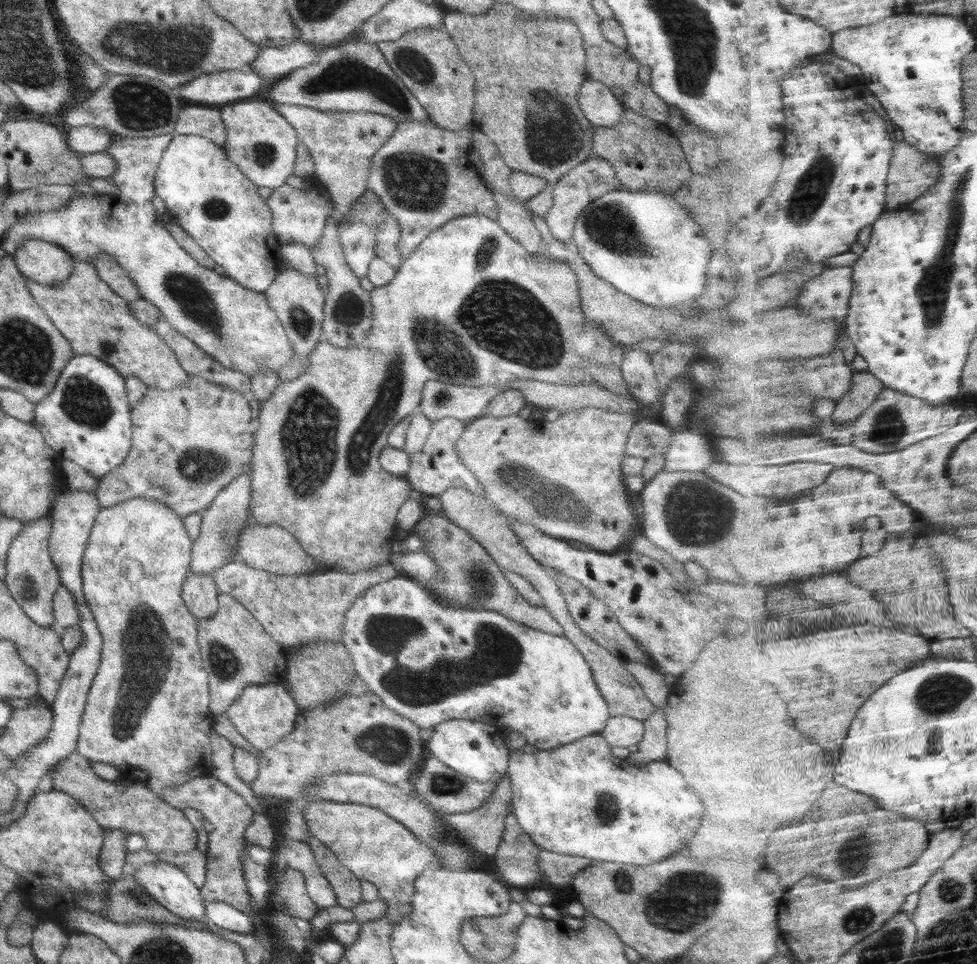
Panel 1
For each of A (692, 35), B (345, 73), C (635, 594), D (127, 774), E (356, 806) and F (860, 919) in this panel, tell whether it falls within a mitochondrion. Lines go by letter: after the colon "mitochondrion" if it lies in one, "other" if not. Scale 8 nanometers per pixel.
A: mitochondrion
B: mitochondrion
C: other
D: other
E: other
F: mitochondrion

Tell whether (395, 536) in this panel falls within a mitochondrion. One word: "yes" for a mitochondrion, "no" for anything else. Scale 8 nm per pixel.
no

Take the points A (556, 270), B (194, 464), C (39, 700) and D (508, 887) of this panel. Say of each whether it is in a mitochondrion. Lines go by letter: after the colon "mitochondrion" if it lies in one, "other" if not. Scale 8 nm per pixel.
A: mitochondrion
B: mitochondrion
C: other
D: other

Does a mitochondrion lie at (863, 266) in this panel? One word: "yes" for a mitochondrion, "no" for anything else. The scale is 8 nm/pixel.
no

